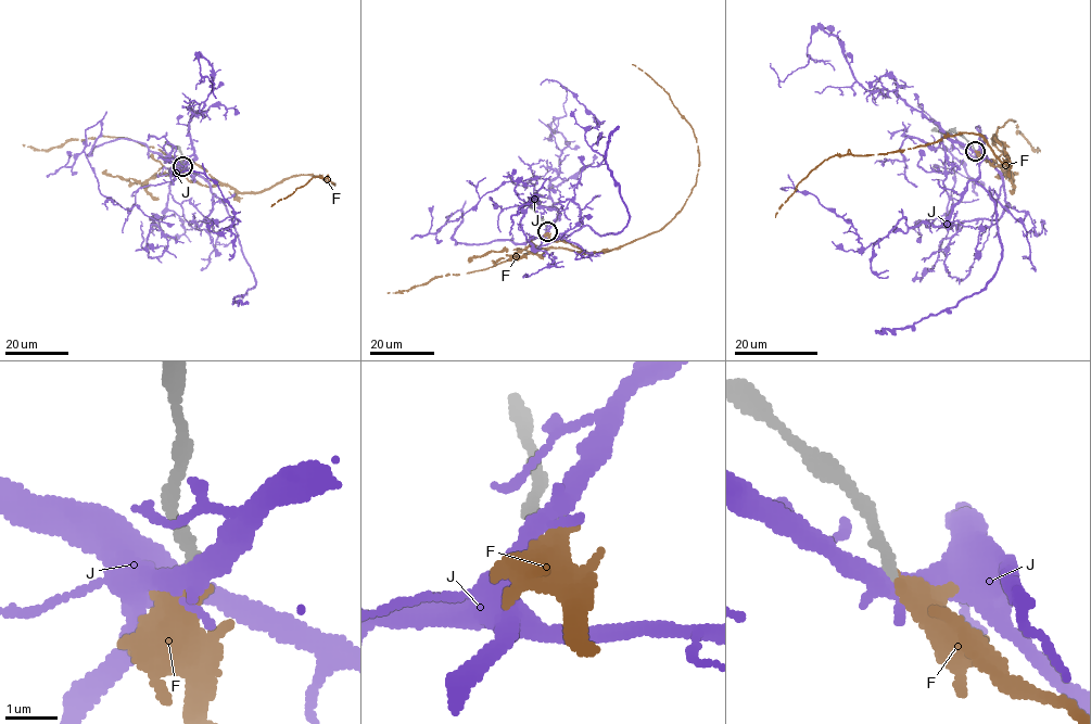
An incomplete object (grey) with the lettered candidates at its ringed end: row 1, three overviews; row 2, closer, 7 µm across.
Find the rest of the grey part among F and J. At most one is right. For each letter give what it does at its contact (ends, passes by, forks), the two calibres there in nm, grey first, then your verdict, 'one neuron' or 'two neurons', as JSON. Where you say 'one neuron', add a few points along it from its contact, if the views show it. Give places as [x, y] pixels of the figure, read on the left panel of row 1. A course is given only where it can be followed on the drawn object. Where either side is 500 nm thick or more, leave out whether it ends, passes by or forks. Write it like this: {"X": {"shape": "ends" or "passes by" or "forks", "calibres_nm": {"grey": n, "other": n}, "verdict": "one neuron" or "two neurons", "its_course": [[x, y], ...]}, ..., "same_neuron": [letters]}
{"F": {"shape": "ends", "calibres_nm": {"grey": 220, "other": 400}, "verdict": "one neuron", "its_course": [[181, 166], [189, 181], [240, 191], [262, 192], [312, 174], [334, 183], [318, 176], [270, 206]]}, "J": {"shape": "forks", "calibres_nm": {"grey": 220, "other": 320}, "verdict": "two neurons"}, "same_neuron": ["F"]}

